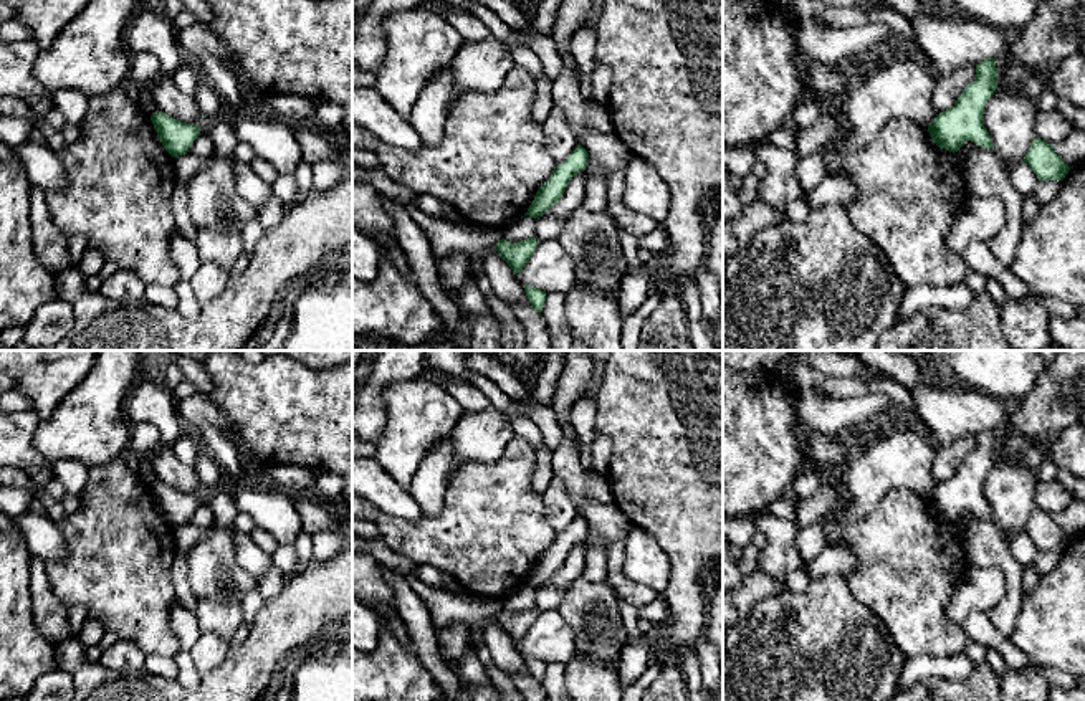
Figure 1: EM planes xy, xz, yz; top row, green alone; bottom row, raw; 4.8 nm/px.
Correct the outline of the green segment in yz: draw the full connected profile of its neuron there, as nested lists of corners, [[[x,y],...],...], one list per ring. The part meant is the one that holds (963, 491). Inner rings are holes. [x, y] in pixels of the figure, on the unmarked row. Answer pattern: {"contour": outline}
{"contour": [[[996,428],[976,435],[976,448],[964,458],[958,471],[936,484],[928,496],[931,511],[949,522],[958,522],[966,511],[994,521],[992,509],[984,498],[982,484],[987,470],[997,460]]]}

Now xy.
{"contour": [[[162,481],[152,484],[151,491],[159,511],[172,527],[187,524],[200,504],[200,496],[180,493]]]}

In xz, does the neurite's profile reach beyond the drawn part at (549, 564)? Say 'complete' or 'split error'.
complete

